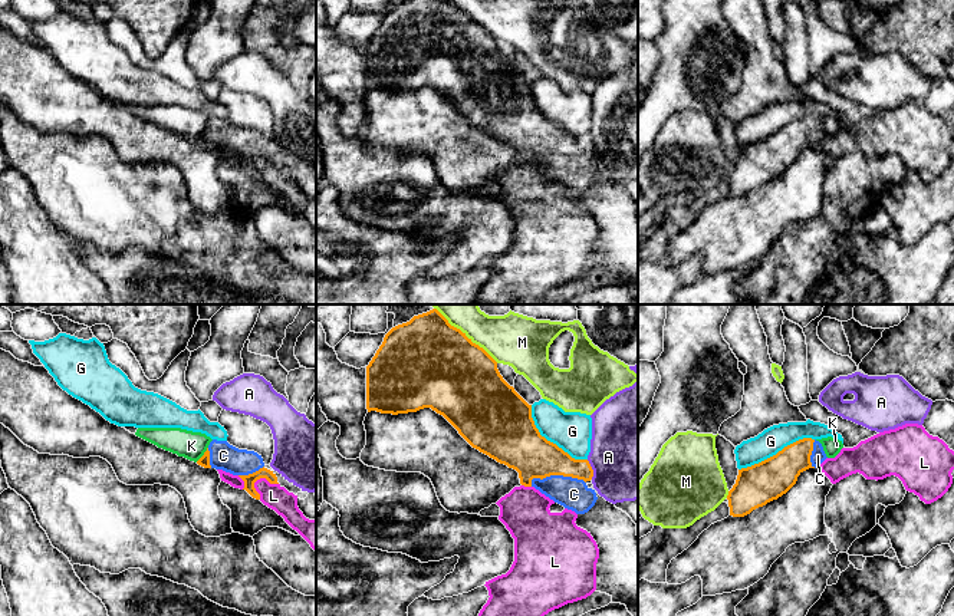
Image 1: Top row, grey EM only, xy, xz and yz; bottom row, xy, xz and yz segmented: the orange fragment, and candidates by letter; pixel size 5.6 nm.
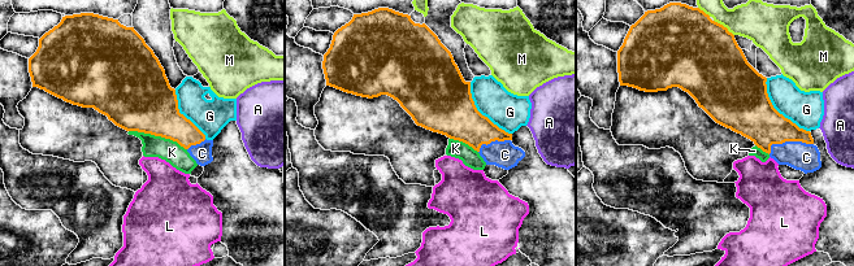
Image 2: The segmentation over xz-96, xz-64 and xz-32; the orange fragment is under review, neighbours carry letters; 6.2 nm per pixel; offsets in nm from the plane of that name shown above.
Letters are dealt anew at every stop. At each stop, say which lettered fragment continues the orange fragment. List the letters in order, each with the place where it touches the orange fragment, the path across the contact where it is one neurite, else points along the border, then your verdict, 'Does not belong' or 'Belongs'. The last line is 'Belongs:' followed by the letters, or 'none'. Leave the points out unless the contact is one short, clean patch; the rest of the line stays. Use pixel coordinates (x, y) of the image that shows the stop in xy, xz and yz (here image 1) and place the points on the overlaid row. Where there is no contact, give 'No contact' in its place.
A: Touches orange at xz (592, 470). Does not belong
C: Touches orange at xz (558, 474). Path across: xz (522, 448), (558, 474), (573, 494). Belongs
G: Touches orange at xz (549, 441). Does not belong
K: Touches orange at xy (204, 454). Boundary: xy (207, 447), (196, 461). Does not belong
L: Touches orange at xy (263, 477). Does not belong
M: Touches orange at xz (464, 335). Does not belong
Belongs: C

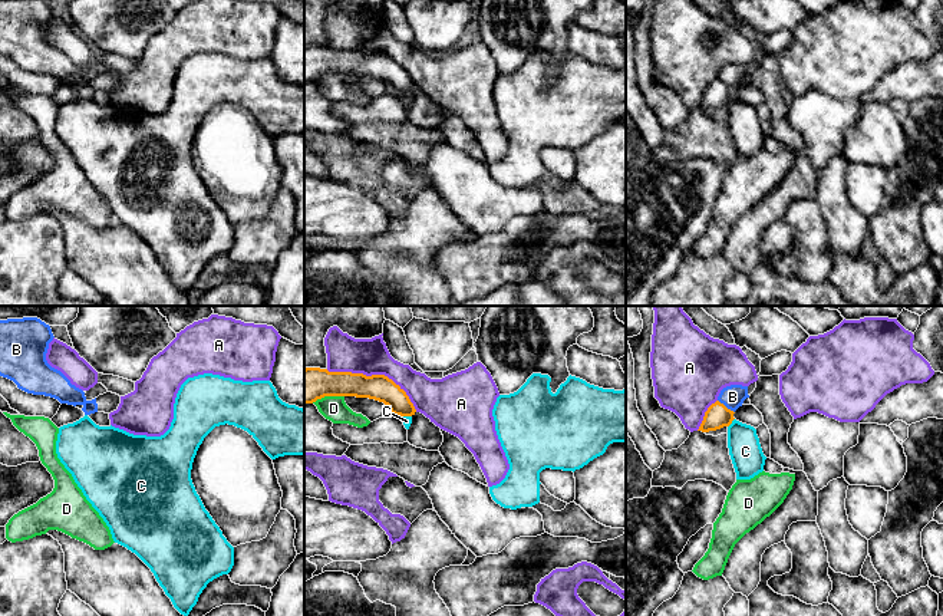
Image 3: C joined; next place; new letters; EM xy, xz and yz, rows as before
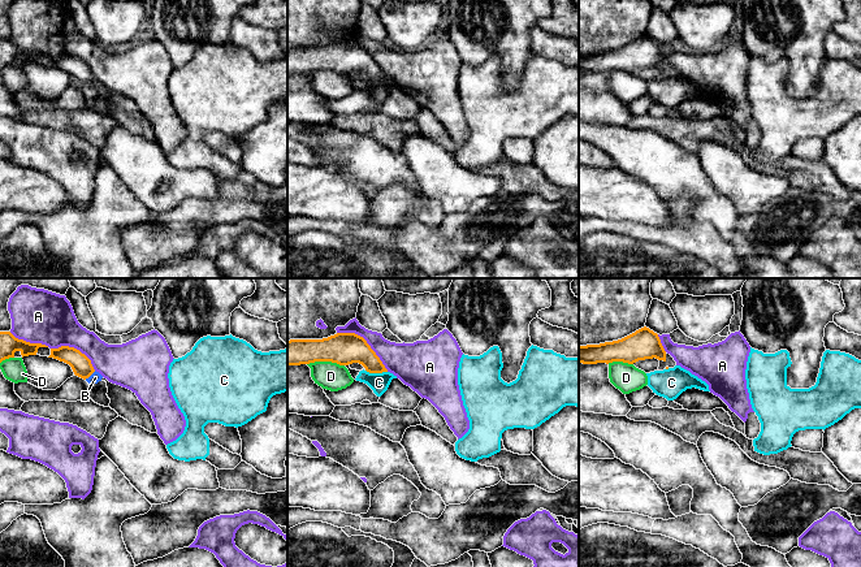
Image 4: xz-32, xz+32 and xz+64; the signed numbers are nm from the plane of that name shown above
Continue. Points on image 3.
A: Touches orange at xz (375, 375). Does not belong
B: Touches orange at yz (725, 407). Boundary: yz (718, 399), (734, 412). Does not belong
C: Touches orange at yz (731, 422). Boundary: yz (734, 418), (728, 427). Does not belong
D: Touches orange at xz (327, 395). Does not belong
Belongs: none

